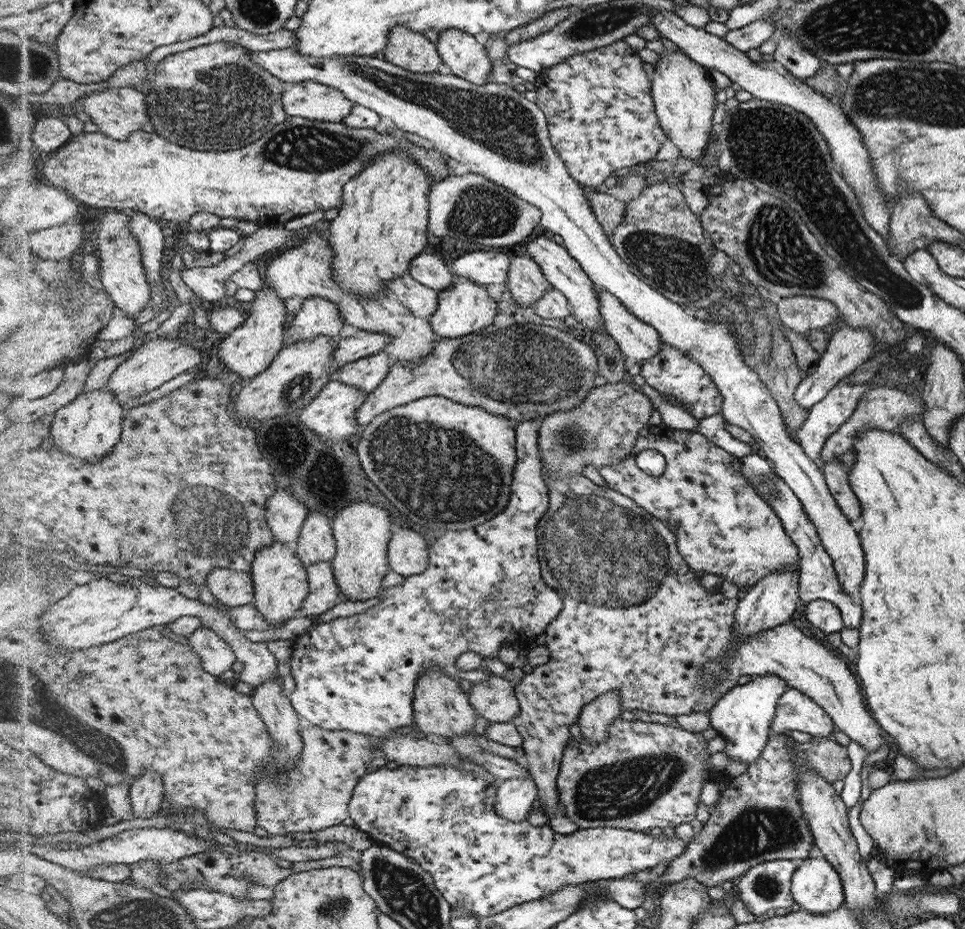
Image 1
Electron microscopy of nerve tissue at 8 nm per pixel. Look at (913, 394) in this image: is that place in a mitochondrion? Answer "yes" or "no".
no

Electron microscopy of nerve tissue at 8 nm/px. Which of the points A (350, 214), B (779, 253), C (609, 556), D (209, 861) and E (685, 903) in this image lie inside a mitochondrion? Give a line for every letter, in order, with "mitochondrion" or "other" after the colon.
A: other
B: mitochondrion
C: mitochondrion
D: other
E: other

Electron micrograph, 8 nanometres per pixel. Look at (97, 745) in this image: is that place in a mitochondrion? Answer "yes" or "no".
yes

